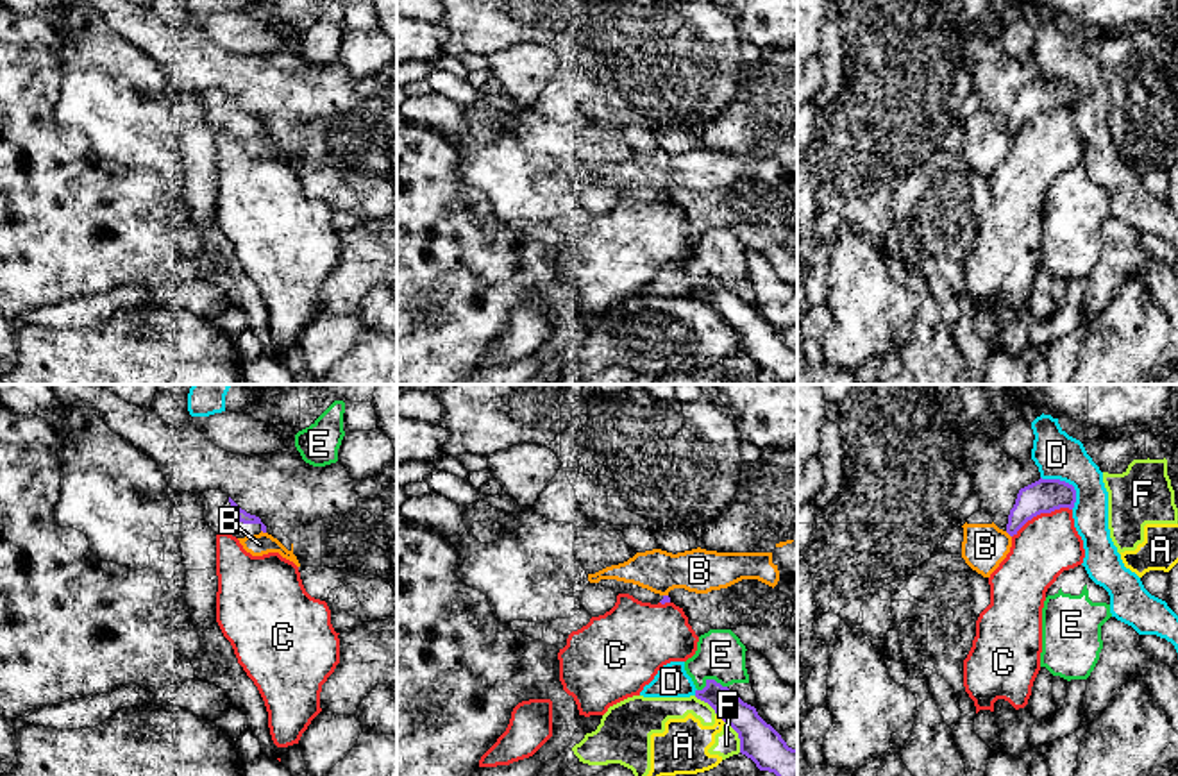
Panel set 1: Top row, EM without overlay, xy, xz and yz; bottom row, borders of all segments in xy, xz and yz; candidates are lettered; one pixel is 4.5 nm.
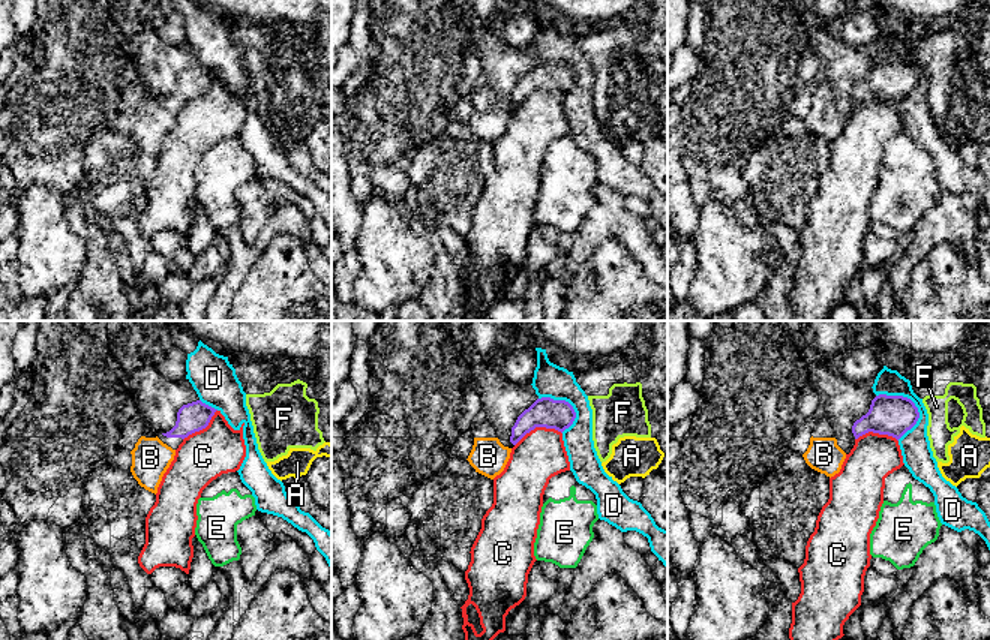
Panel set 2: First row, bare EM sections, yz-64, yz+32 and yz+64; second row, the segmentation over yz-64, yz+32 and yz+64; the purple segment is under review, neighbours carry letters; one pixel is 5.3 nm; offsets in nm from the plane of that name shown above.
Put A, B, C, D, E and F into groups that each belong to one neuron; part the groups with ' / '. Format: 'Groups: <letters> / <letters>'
Groups: A F / B / C / D / E

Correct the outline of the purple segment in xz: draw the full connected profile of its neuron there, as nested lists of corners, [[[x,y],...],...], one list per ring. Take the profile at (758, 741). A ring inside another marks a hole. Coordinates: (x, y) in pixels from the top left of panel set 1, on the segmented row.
[[[706,679],[706,687],[695,690],[695,697],[708,703],[738,733],[740,753],[751,758],[760,771],[797,776],[797,749],[788,747],[754,706],[744,703],[715,679]]]

